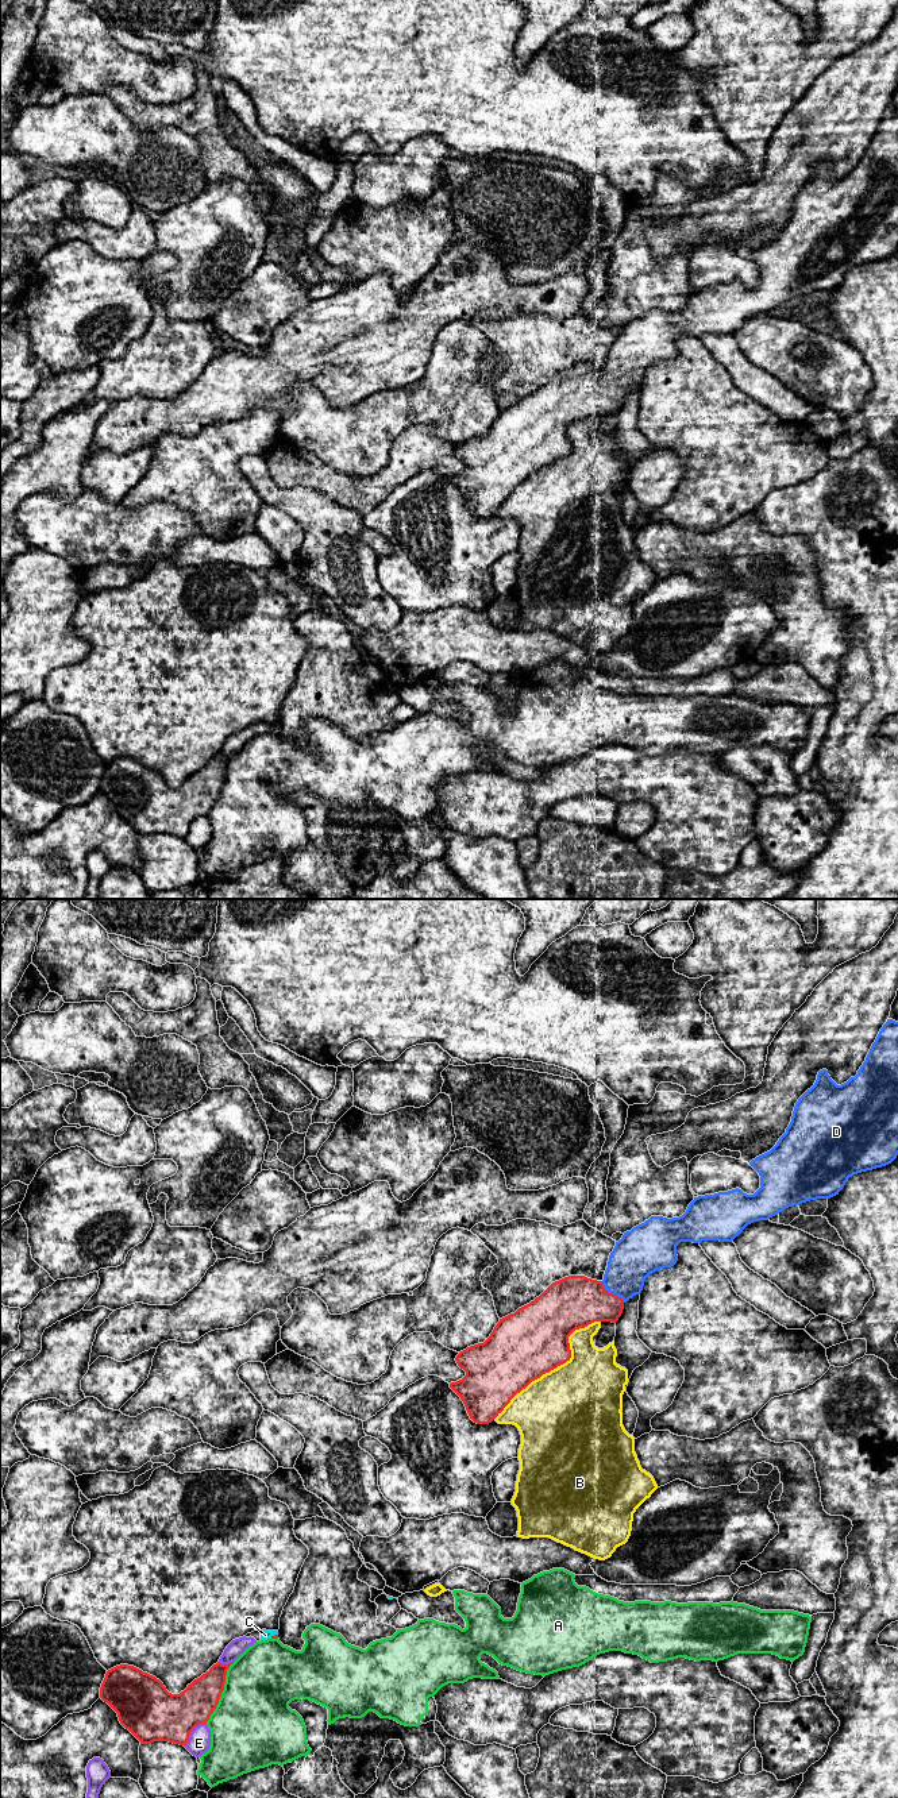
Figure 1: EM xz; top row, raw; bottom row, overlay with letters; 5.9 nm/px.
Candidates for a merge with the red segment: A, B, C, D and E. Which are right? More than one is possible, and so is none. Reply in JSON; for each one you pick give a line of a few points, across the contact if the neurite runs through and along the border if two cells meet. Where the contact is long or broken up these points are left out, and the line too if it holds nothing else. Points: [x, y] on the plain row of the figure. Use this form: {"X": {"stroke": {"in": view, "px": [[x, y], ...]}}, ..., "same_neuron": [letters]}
{"same_neuron": ["D"]}

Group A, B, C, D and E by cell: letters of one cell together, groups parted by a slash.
A / B / C E / D

